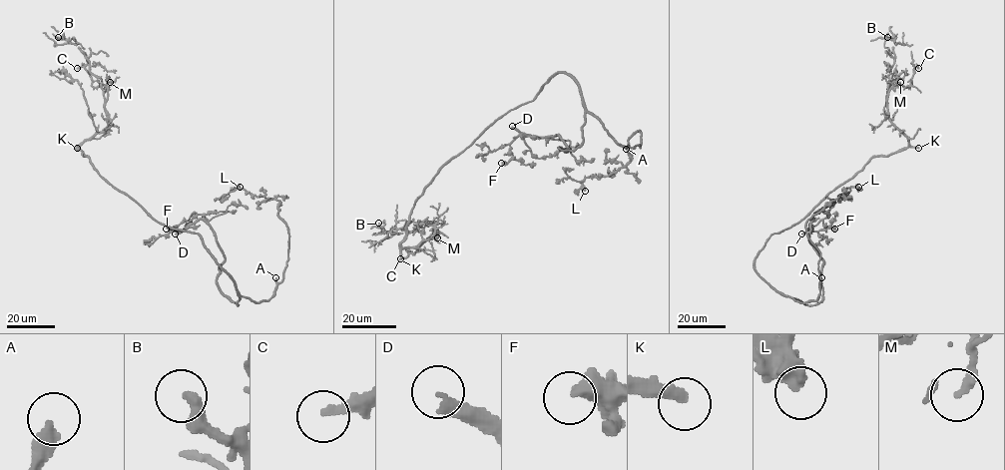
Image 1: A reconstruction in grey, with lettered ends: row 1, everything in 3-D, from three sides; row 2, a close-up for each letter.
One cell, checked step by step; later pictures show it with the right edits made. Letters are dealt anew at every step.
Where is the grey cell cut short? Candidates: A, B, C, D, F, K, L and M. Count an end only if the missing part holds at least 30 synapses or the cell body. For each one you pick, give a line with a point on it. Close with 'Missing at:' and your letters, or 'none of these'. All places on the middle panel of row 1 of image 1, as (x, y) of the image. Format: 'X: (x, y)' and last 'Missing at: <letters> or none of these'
A: (626, 149)
D: (512, 126)
K: (400, 258)
Missing at: A, D, K

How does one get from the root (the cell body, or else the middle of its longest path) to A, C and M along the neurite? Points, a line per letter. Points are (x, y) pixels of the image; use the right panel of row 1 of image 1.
A: (785, 229), (767, 239), (755, 258), (755, 271), (777, 290), (799, 302), (816, 299), (821, 277)
C: (785, 229), (871, 159), (908, 146), (888, 117), (887, 98), (891, 87), (908, 87), (918, 68)
M: (785, 229), (799, 223), (871, 159), (908, 146), (887, 107), (888, 91), (893, 82), (900, 82)

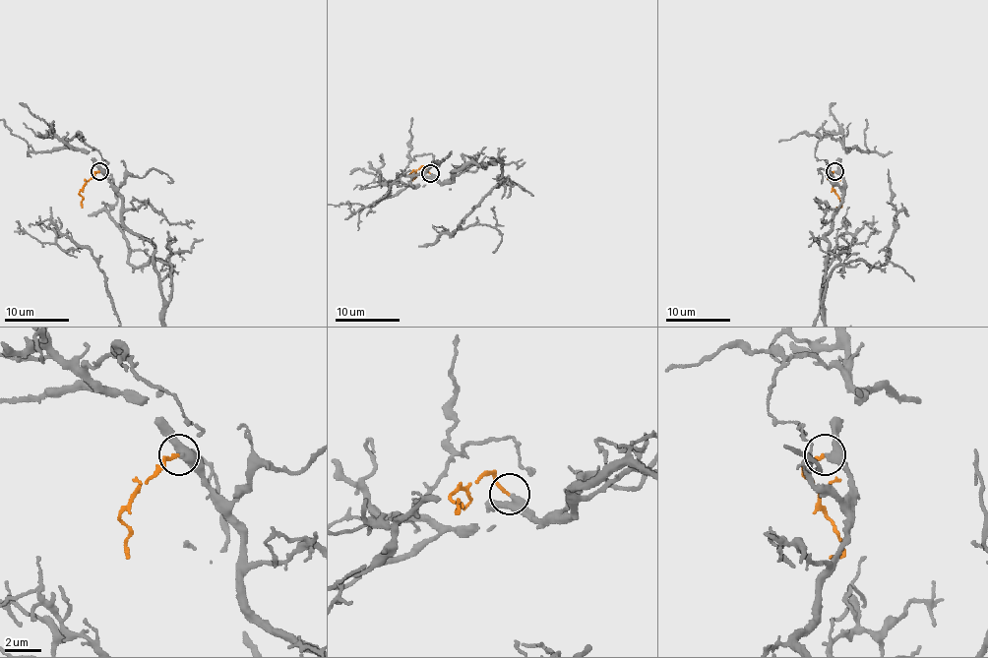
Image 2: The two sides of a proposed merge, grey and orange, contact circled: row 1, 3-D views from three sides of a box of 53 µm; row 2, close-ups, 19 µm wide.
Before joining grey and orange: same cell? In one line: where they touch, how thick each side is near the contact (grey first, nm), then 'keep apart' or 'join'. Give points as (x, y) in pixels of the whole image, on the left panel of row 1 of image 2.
at (99, 171); 440 nm thick on the grey side, 180 nm on the other; join

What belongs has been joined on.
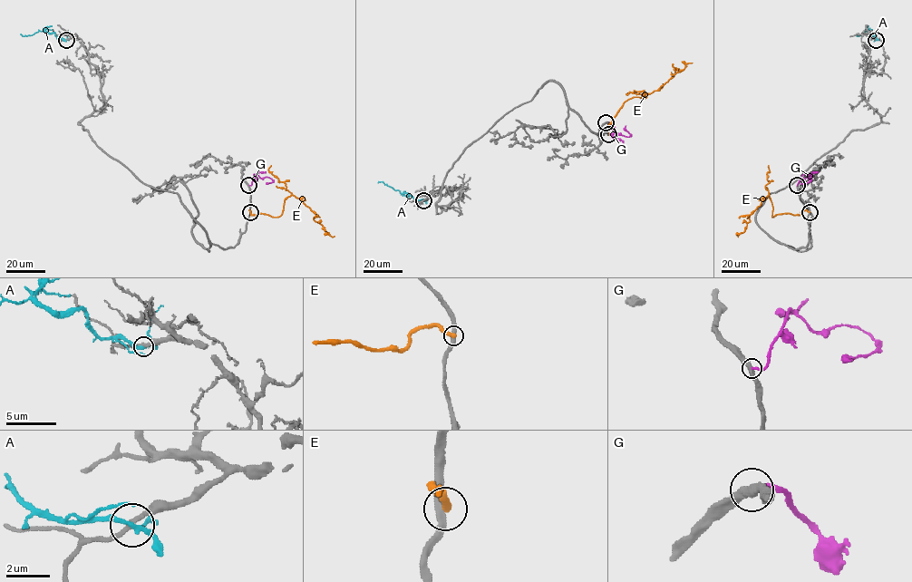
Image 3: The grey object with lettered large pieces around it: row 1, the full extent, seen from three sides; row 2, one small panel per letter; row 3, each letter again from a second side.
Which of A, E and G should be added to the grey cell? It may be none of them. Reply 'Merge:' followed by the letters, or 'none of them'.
Merge: none of them

